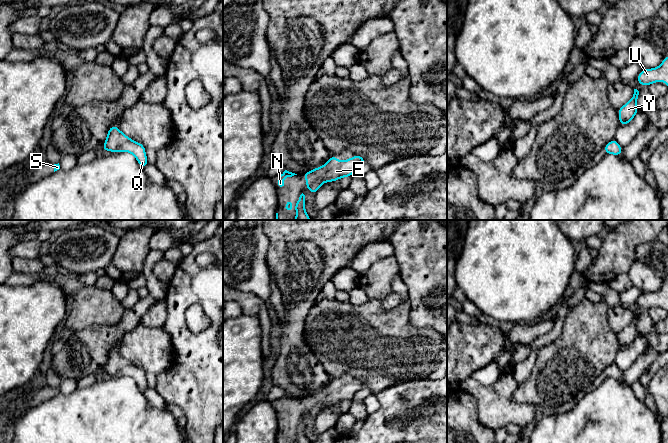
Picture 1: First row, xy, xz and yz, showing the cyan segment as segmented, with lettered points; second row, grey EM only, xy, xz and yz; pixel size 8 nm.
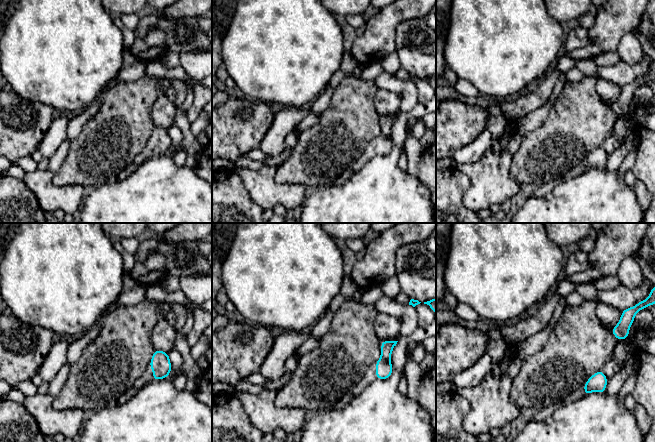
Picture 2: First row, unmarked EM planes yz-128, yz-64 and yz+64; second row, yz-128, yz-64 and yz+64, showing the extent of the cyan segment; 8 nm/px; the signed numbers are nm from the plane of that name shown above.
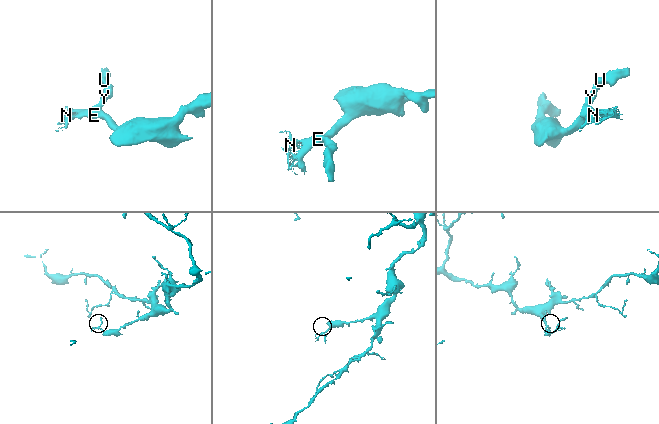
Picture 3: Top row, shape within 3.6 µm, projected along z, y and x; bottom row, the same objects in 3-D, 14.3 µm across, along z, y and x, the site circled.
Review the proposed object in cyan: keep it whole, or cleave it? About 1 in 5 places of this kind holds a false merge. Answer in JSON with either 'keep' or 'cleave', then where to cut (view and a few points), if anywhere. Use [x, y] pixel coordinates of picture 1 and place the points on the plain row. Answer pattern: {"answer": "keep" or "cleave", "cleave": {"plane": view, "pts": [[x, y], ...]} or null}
{"answer": "keep", "cleave": null}

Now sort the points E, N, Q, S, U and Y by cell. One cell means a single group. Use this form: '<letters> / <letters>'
E N Q S U Y

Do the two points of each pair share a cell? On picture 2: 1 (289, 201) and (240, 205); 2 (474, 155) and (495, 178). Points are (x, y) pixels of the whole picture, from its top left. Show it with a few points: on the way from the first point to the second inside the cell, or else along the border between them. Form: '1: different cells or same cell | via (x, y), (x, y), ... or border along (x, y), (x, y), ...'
1: different cells | border along (244, 185), (248, 195), (264, 209)
2: different cells | border along (491, 139), (489, 147), (476, 161), (455, 163)

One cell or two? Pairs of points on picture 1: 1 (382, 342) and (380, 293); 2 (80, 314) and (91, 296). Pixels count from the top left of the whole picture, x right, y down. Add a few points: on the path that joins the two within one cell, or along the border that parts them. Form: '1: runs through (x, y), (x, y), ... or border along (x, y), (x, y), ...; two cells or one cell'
1: border along (369, 298), (375, 298), (380, 301); two cells
2: runs through (84, 310), (91, 303), (91, 300); one cell

